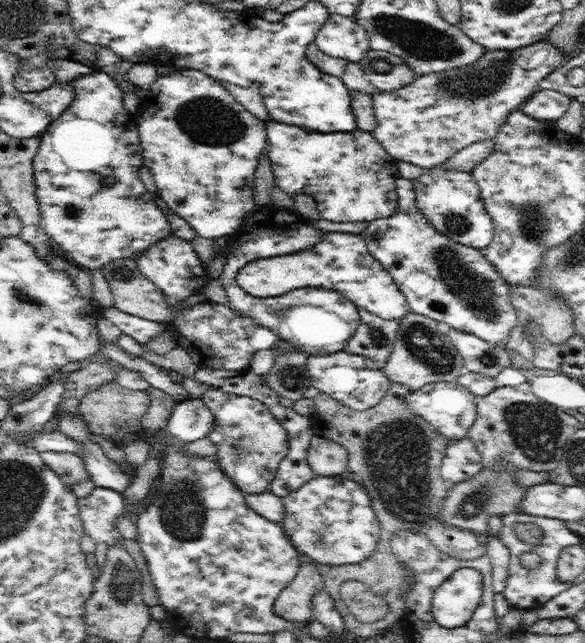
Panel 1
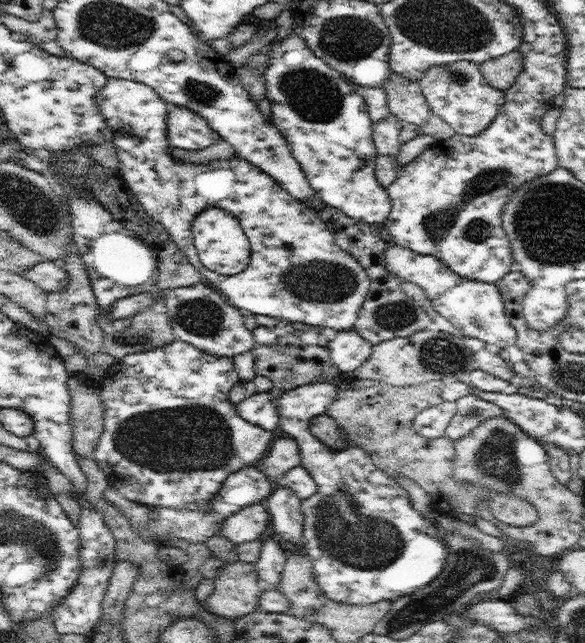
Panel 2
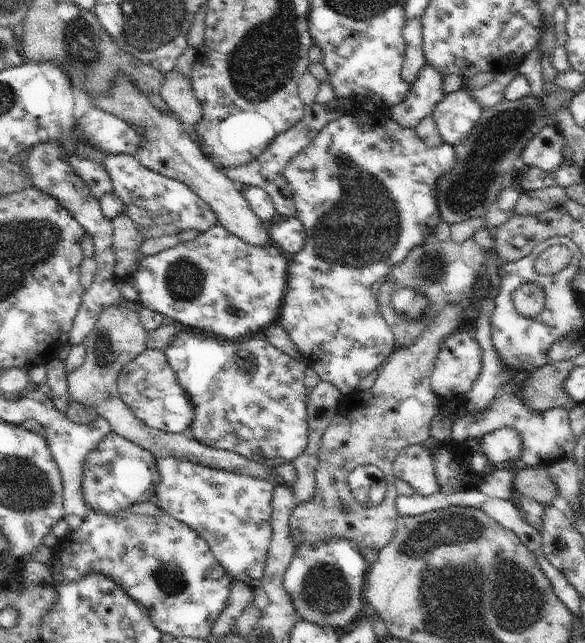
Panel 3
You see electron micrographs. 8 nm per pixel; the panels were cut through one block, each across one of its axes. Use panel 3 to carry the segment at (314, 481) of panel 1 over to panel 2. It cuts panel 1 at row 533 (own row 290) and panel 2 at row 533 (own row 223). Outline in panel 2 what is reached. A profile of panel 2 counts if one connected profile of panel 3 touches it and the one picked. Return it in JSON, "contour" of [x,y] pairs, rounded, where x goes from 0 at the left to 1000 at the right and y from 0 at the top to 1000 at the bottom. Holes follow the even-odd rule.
{"contour":[[[581,582],[568,591],[526,596],[479,613],[479,659],[503,683],[513,700],[515,723],[533,740],[542,765],[515,776],[518,798],[518,844],[521,858],[537,880],[535,899],[542,914],[564,933],[581,939],[639,939],[656,933],[675,935],[737,908],[759,886],[766,871],[764,841],[749,829],[740,809],[708,792],[699,767],[660,734],[639,723],[638,714],[619,695],[598,692],[593,700],[571,701],[556,694],[530,670],[530,653],[556,644],[574,622]]]}

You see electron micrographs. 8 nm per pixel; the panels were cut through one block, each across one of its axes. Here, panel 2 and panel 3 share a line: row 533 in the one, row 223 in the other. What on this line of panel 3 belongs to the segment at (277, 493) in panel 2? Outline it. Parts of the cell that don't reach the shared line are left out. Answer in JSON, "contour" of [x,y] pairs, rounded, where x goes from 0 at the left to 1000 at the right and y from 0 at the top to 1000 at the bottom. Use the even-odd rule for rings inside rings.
{"contour":[[[509,336],[491,337],[489,342],[475,348],[456,350],[465,379],[482,389],[482,392],[509,395],[523,376],[520,348]]]}

